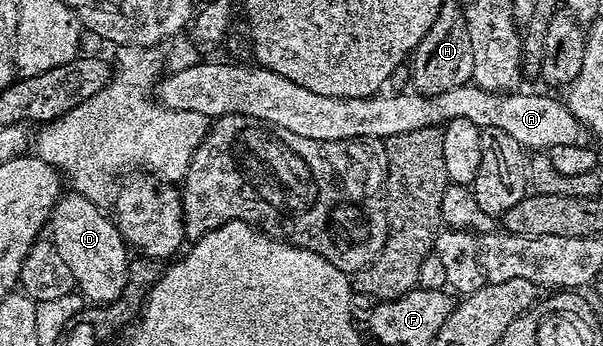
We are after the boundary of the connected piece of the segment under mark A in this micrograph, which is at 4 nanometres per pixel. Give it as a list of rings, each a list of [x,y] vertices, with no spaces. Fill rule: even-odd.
[[[469,82],[448,91],[433,94],[406,92],[384,96],[377,94],[362,99],[352,99],[352,120],[359,135],[375,136],[387,140],[394,134],[426,127],[439,127],[449,120],[462,117],[481,128],[505,130],[521,147],[532,150],[548,150],[554,145],[574,145],[581,141],[581,122],[559,97],[544,94],[490,92]],[[428,95],[428,96],[426,96]]]

